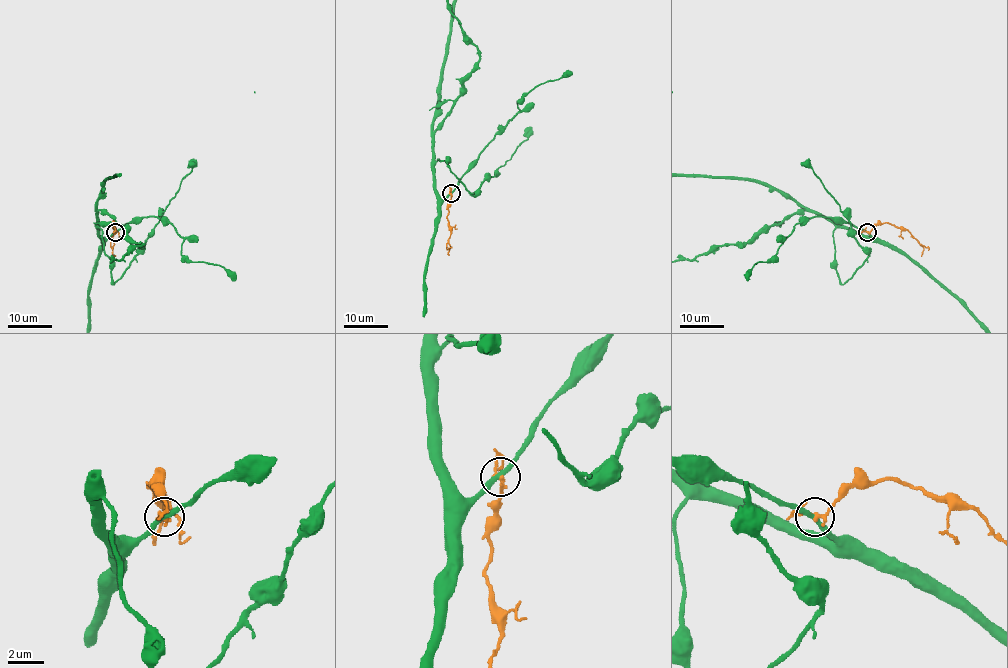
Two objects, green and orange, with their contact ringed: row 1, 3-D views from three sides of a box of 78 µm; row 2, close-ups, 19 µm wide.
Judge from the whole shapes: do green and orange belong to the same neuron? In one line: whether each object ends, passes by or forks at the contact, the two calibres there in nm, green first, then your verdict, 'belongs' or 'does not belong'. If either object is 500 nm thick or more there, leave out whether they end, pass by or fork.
green passes by; orange passes by; calibres 280 and 200 nm; does not belong

